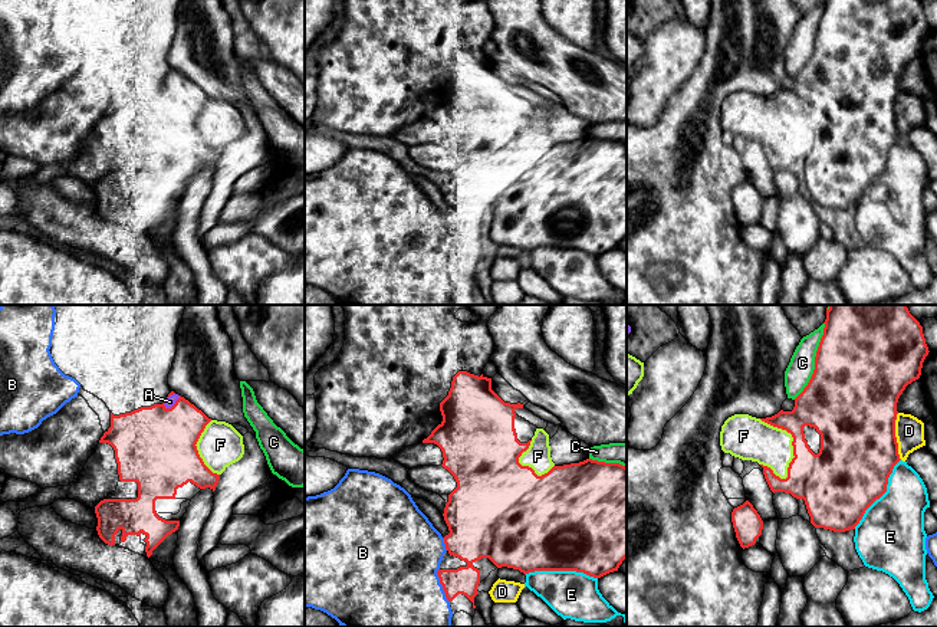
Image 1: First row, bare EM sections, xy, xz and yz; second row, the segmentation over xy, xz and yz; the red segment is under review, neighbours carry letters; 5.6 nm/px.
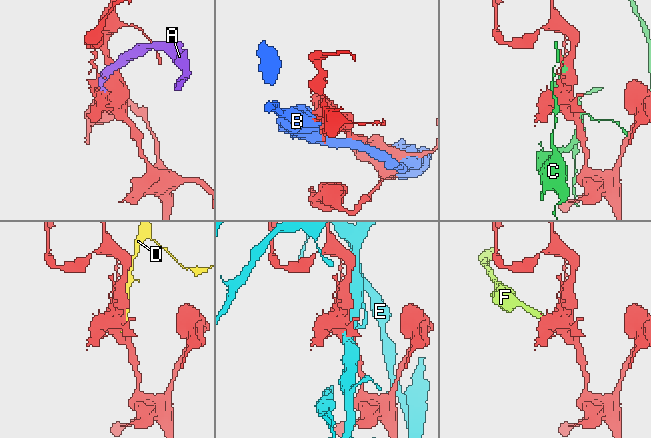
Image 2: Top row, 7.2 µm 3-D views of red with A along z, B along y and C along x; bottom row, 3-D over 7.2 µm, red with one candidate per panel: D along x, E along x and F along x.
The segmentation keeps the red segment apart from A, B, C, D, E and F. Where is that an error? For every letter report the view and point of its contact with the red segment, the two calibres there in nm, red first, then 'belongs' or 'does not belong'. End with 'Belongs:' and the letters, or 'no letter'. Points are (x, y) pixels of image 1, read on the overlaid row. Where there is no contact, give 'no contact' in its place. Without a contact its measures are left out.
A: xy (174, 404) | 440/60 nm | does not belong
B: xz (441, 584) | 160/480 nm | does not belong
C: yz (815, 361) | 500/140 nm | does not belong
D: yz (894, 436) | 460/160 nm | does not belong
E: xz (561, 570) | 500/260 nm | does not belong
F: yz (792, 442) | 280/240 nm | does not belong
Belongs: no letter

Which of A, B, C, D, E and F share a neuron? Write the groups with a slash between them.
A F / B / C / D / E

